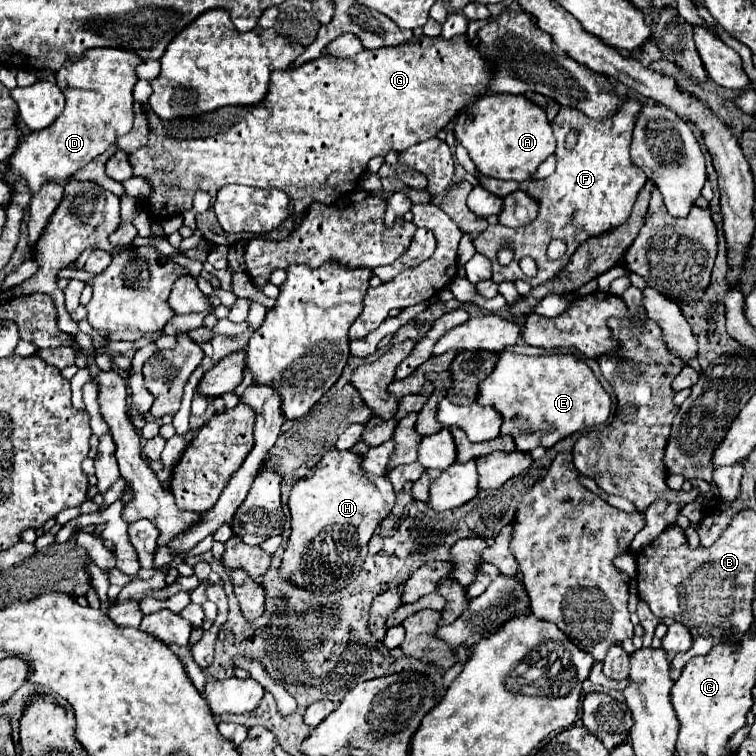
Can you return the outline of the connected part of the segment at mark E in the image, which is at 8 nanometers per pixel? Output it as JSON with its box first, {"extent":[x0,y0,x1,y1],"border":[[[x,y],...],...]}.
{"extent":[478,350,612,452],"border":[[[510,350],[500,352],[498,366],[482,382],[478,400],[484,406],[494,404],[502,412],[502,434],[510,434],[522,452],[536,446],[550,448],[574,432],[594,428],[606,422],[612,410],[610,394],[582,360],[574,356],[520,356]]]}

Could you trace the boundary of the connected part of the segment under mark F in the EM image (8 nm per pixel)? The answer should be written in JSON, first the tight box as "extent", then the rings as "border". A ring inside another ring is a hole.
{"extent":[476,96,646,286],"border":[[[636,96],[622,98],[622,106],[616,110],[616,114],[604,120],[586,118],[586,114],[582,114],[572,106],[560,108],[556,118],[552,120],[552,128],[558,140],[556,172],[544,180],[530,180],[526,190],[540,202],[538,218],[528,226],[520,226],[520,228],[508,228],[502,224],[488,226],[476,238],[476,250],[486,258],[490,258],[490,262],[494,264],[492,280],[496,284],[526,280],[532,286],[538,286],[550,278],[552,280],[560,278],[562,270],[570,262],[570,256],[584,240],[598,236],[602,232],[608,232],[610,228],[616,228],[622,222],[626,222],[636,202],[636,196],[646,182],[646,174],[630,158],[630,138],[640,110],[642,110],[642,102]],[[574,130],[578,134],[578,142],[574,148],[566,150],[564,148],[566,136]],[[552,238],[560,238],[568,244],[568,252],[564,254],[562,260],[556,260],[556,262],[546,258],[546,248]],[[508,242],[514,246],[514,260],[508,266],[500,266],[500,262],[496,260],[496,252],[502,244],[508,244]],[[524,256],[532,256],[536,260],[538,264],[536,278],[526,278],[520,272],[518,262]]]}

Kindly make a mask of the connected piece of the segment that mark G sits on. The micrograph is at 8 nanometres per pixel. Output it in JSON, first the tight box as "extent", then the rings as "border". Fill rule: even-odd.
{"extent":[128,36,492,241],"border":[[[420,36],[398,48],[362,50],[356,58],[320,56],[300,68],[274,74],[270,94],[262,106],[226,106],[218,112],[198,116],[188,124],[180,120],[162,122],[150,112],[148,144],[128,158],[134,166],[134,176],[144,176],[154,188],[148,198],[150,214],[182,214],[192,208],[192,198],[198,190],[216,196],[226,184],[280,188],[295,205],[295,213],[283,222],[280,231],[276,230],[275,240],[281,241],[292,232],[295,219],[316,201],[316,196],[330,198],[326,204],[334,204],[336,196],[342,198],[338,186],[350,184],[352,192],[366,172],[370,158],[386,156],[392,150],[400,154],[412,144],[434,138],[468,102],[488,94],[492,78],[490,60],[482,56],[478,46],[470,44],[468,36],[454,36],[450,40]]]}

